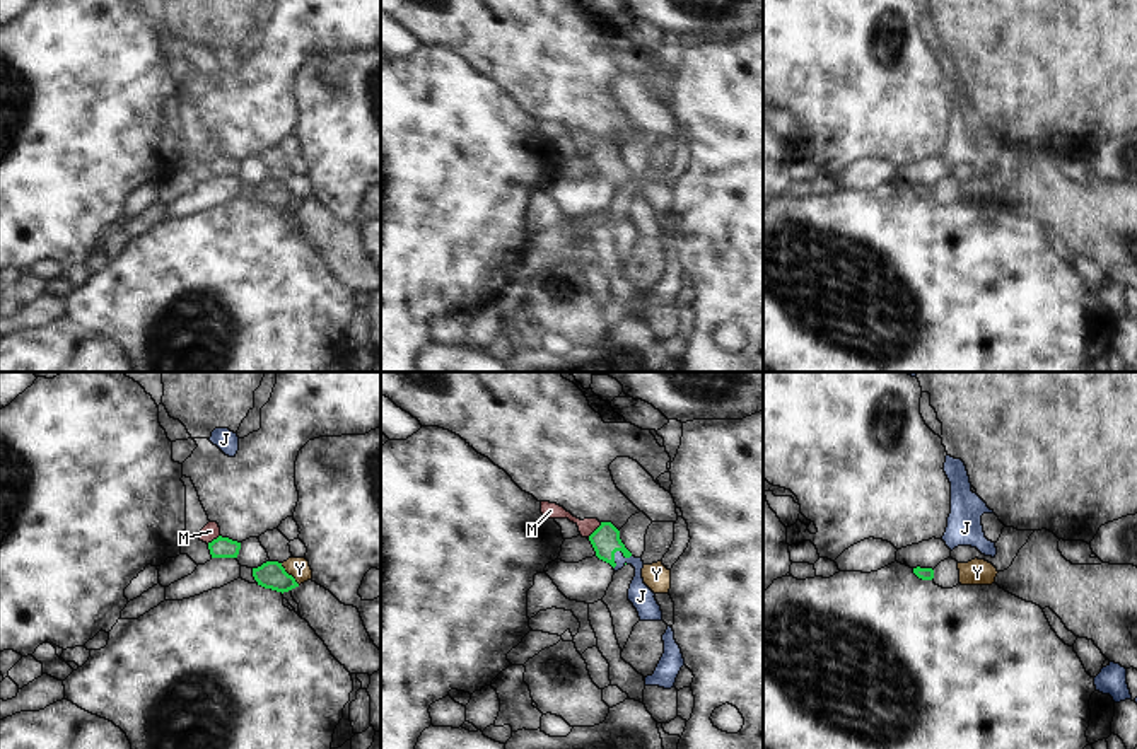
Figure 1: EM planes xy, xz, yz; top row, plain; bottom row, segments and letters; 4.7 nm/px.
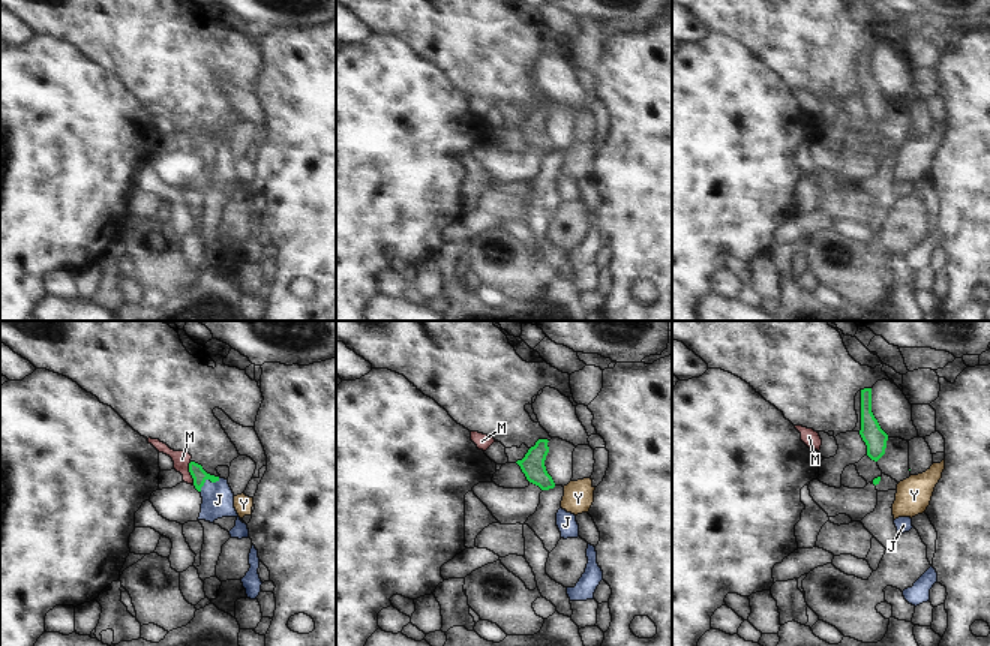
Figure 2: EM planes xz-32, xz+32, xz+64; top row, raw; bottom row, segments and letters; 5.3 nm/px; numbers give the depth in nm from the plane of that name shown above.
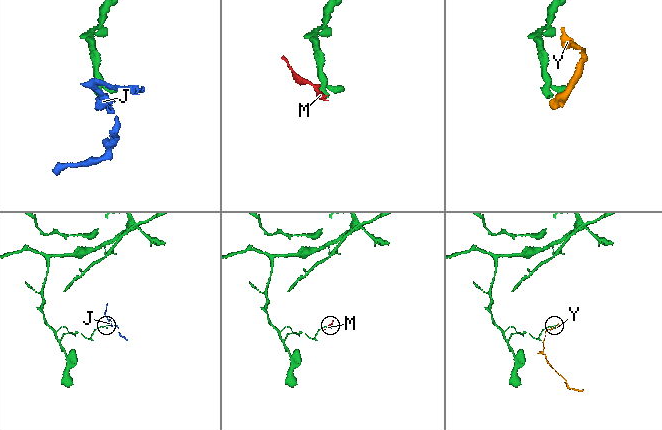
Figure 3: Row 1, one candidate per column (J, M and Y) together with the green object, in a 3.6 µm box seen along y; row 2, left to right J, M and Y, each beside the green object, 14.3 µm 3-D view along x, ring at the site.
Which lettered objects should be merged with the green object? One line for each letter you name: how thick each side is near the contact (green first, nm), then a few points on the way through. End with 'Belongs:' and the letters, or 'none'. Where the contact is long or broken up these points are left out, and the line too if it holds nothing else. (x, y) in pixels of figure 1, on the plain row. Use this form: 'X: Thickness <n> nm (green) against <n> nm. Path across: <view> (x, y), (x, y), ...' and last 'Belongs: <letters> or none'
J: Thickness 140 nm (green) against 110 nm. Path across: xz (605, 157), (615, 169), (637, 185), (641, 214)
Belongs: J.

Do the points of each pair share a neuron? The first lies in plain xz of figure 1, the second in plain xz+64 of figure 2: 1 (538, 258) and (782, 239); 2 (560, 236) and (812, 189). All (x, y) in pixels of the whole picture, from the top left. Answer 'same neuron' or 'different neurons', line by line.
1: same neuron
2: different neurons

